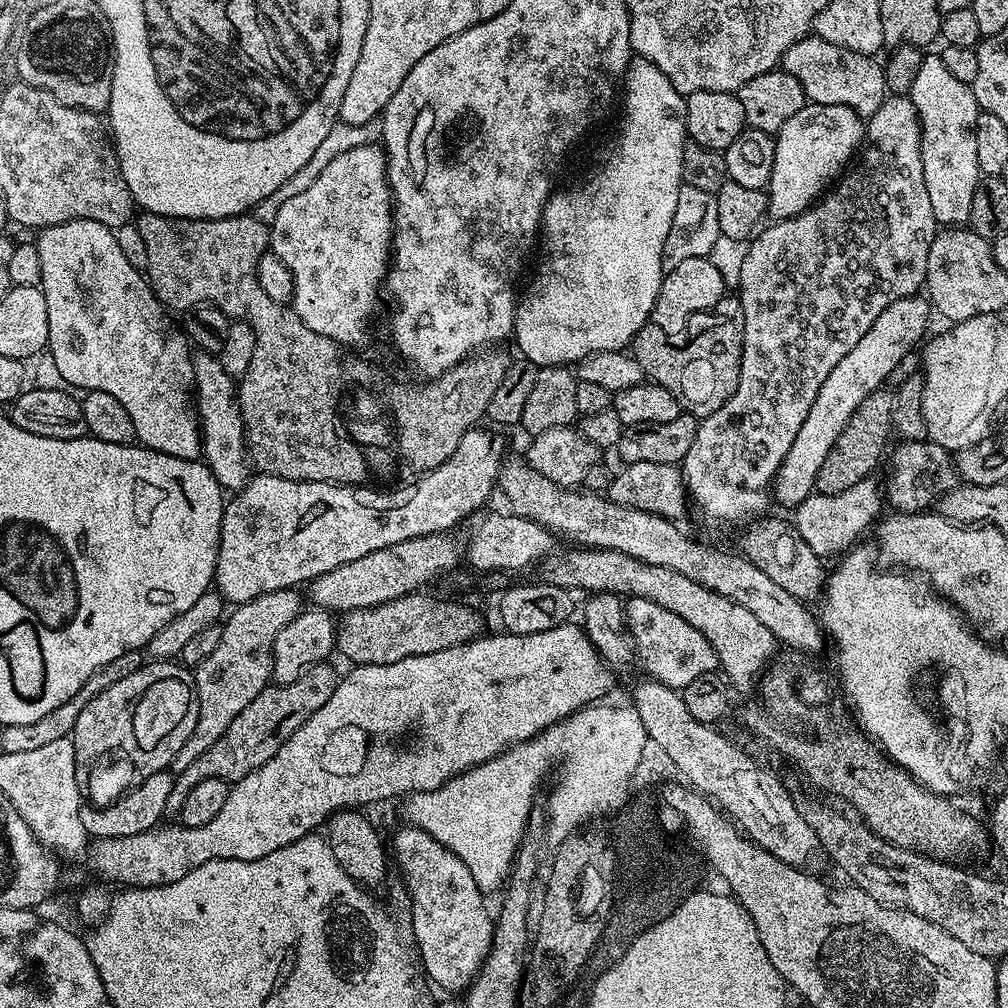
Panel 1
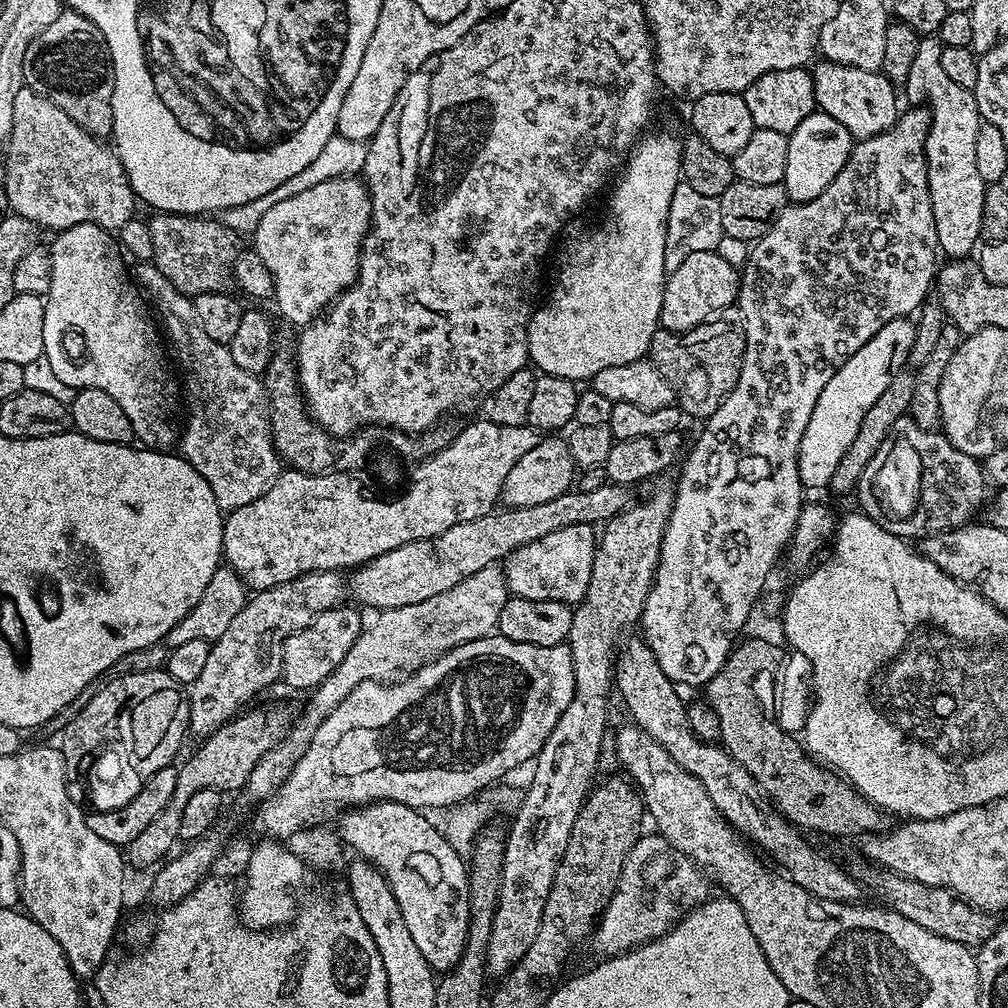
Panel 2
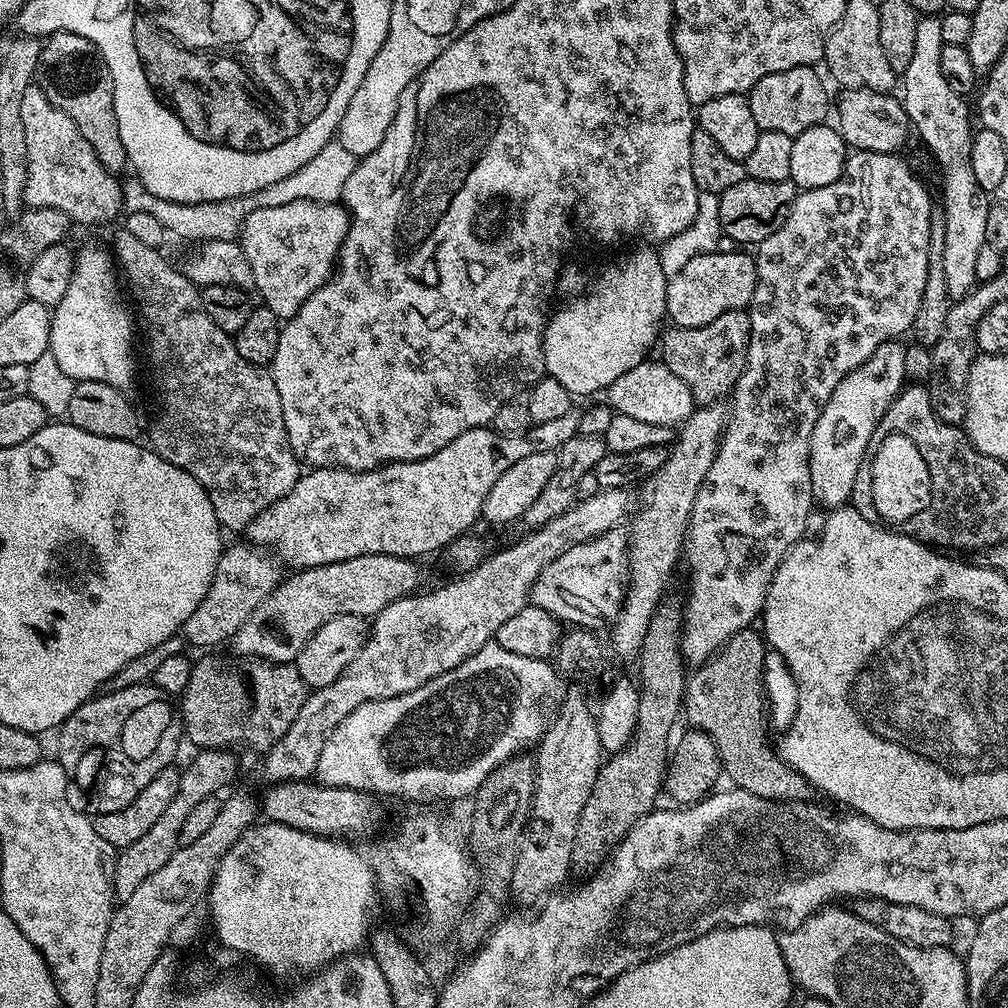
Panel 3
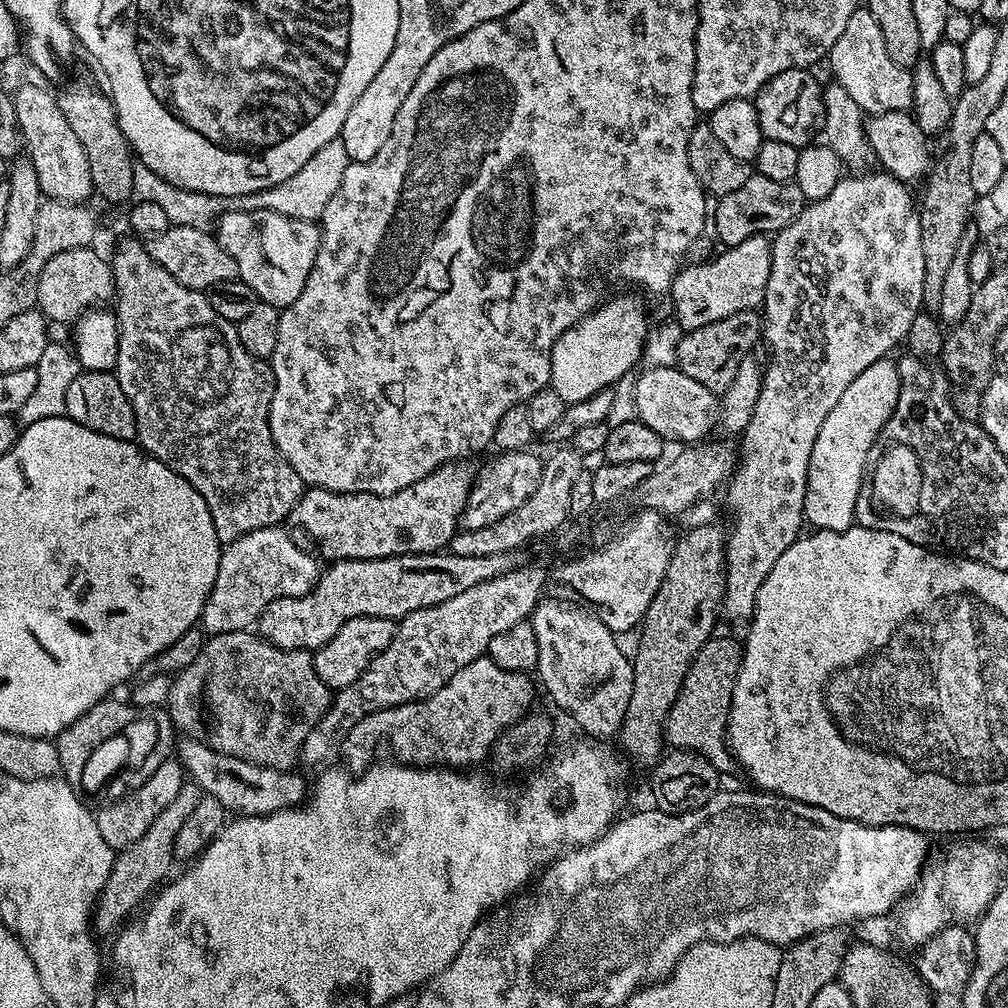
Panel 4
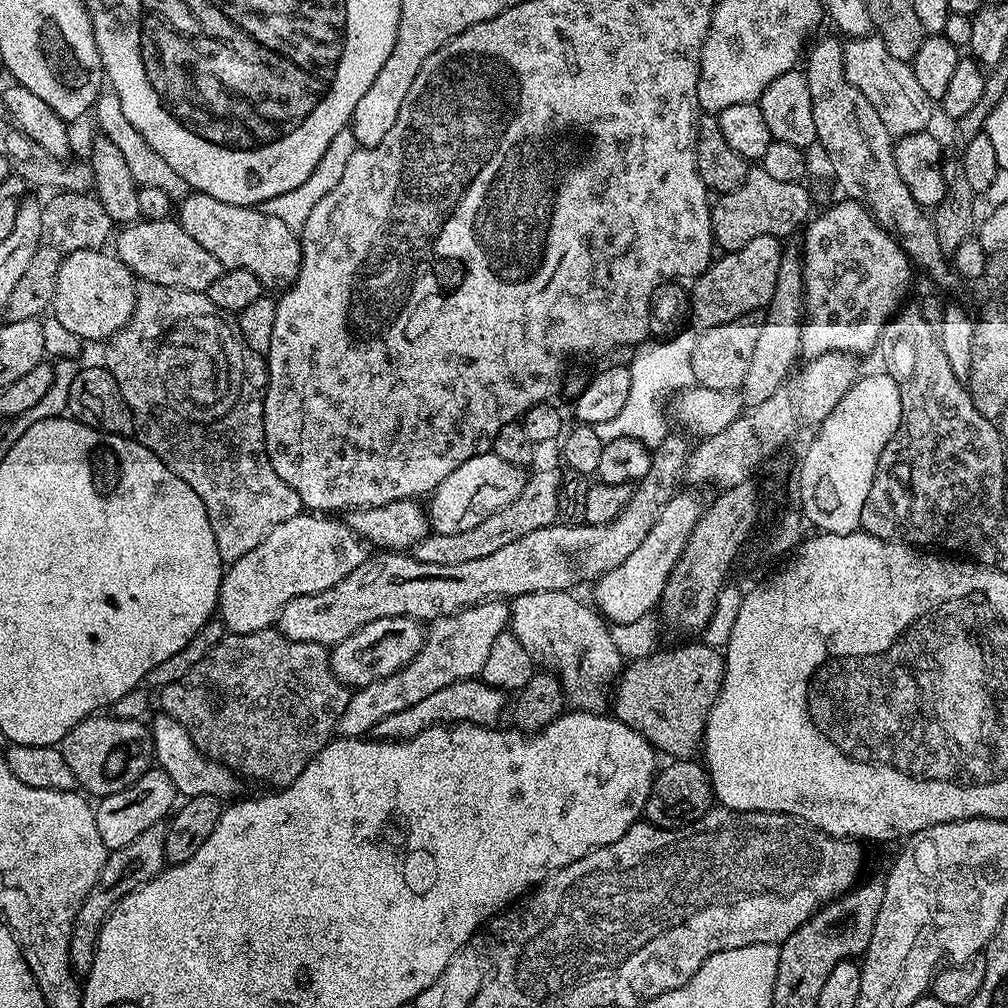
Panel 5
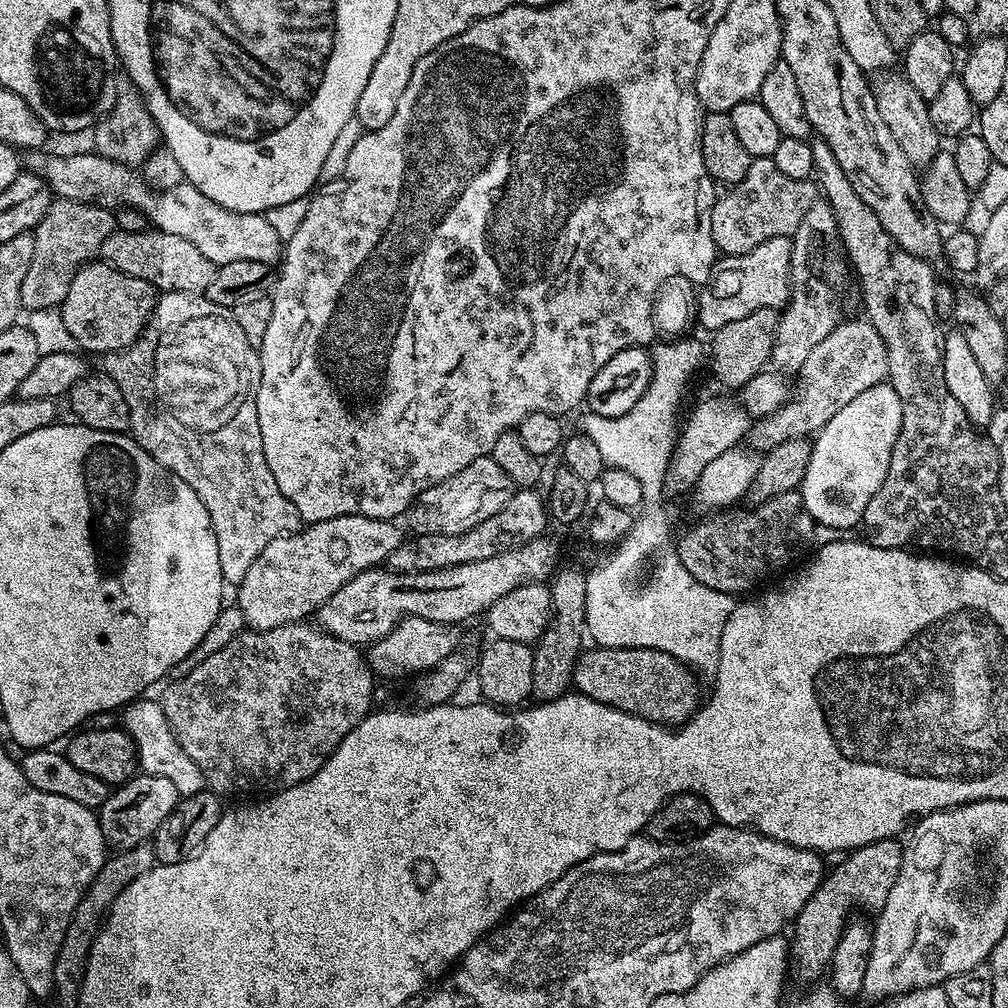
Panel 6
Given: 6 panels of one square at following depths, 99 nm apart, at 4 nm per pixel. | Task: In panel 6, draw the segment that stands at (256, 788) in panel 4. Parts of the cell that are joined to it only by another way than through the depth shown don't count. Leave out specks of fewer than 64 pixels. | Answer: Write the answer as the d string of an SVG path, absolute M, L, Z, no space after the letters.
M137 698L131 704L125 704L122 709L122 728L136 745L139 771L146 776L170 778L181 798L205 791L206 781L202 770L198 770L190 754L178 746L178 738L174 738L174 730L170 730L170 722L166 722L164 707L160 705L159 699L148 699Z

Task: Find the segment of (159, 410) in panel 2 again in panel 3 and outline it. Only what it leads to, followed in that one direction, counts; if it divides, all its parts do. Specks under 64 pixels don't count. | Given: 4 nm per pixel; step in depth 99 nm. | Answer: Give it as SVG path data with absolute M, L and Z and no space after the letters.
M92 244L89 248L75 253L72 261L72 276L68 279L66 294L51 309L52 329L48 347L54 354L54 358L58 360L58 365L75 382L81 380L106 382L106 386L128 390L131 389L132 375L136 372L136 364L132 361L132 320L134 324L134 316L130 308L130 313L128 313L128 308L124 305L123 298L120 297L122 284L118 279L118 265L113 253L107 247L104 248Z

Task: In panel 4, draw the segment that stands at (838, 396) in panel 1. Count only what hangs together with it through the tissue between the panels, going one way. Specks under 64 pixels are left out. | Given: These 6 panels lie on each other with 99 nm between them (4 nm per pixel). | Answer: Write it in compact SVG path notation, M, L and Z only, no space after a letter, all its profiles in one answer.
M879 360L874 362L874 366L866 366L866 370L862 370L862 374L846 386L834 410L826 414L826 422L822 422L822 430L818 430L818 438L810 454L804 499L804 518L809 525L813 524L813 529L844 532L853 527L866 458L898 402L899 389L896 360Z

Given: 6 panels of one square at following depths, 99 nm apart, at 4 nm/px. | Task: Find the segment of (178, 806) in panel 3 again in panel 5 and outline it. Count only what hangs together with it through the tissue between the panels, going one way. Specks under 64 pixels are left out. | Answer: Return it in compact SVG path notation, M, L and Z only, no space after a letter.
M164 822L149 826L147 830L142 830L142 834L138 834L138 838L134 838L134 842L130 842L130 846L122 846L109 851L108 861L102 866L98 882L94 882L86 902L82 902L82 906L72 923L70 962L77 977L87 976L90 966L94 966L98 934L102 934L102 926L108 915L116 909L119 900L126 898L126 894L141 888L146 882L153 880L159 872L164 871L166 867L164 859L166 842L164 839L166 838L167 829L167 823Z

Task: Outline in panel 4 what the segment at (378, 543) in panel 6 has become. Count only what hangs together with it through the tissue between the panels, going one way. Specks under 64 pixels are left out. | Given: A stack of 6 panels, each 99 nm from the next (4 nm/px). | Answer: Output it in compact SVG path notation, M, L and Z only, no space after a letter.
M284 526L254 530L223 545L218 578L214 578L214 586L199 618L203 631L213 636L243 632L259 621L270 602L283 596L301 596L309 592L322 571L321 565L316 565L317 557L313 556L288 537Z

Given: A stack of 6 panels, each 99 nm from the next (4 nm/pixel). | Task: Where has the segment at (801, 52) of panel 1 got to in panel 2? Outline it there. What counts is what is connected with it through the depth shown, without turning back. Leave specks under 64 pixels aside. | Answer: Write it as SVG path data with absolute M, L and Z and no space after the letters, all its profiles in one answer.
M820 62L817 68L811 69L811 73L819 111L830 114L830 118L835 118L837 122L842 122L842 126L846 126L848 133L857 141L870 138L874 134L882 134L887 128L894 126L898 115L898 88L884 77L883 71L871 72Z

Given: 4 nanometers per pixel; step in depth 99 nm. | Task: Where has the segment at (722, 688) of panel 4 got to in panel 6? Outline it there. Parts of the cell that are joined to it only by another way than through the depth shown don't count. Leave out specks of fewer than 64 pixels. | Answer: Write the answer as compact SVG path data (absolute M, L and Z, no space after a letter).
M589 647L581 651L576 660L576 669L572 675L572 683L575 691L582 696L594 698L594 702L602 702L611 708L622 710L626 714L634 714L643 720L649 720L651 724L665 726L682 726L701 707L700 688L696 685L697 673L678 658L666 654L662 650L653 648L602 648Z

